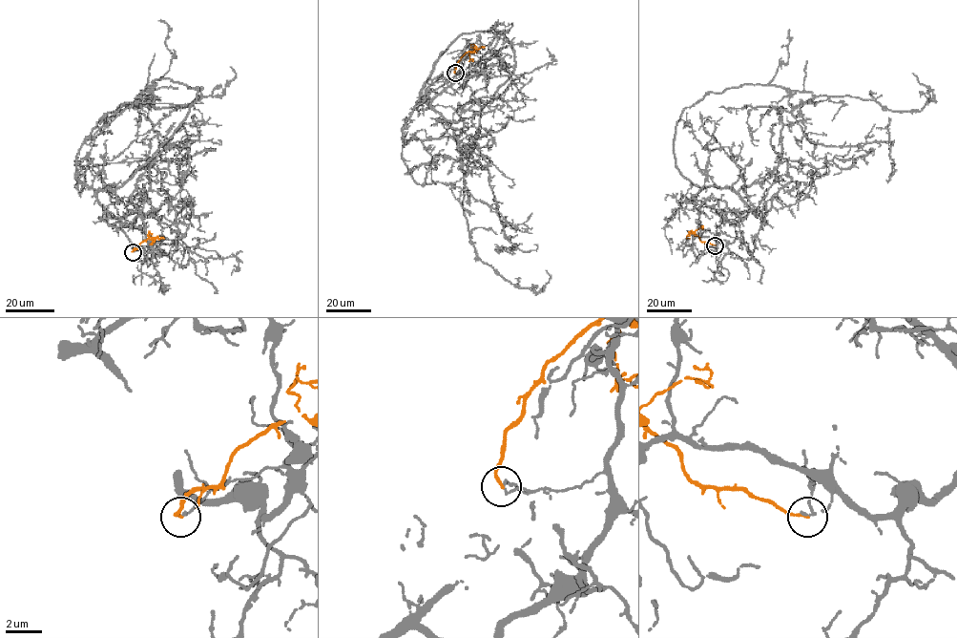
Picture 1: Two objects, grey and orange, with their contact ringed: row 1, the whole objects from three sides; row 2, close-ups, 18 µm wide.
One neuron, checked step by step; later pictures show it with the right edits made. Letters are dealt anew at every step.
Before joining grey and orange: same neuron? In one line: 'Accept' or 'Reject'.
Reject

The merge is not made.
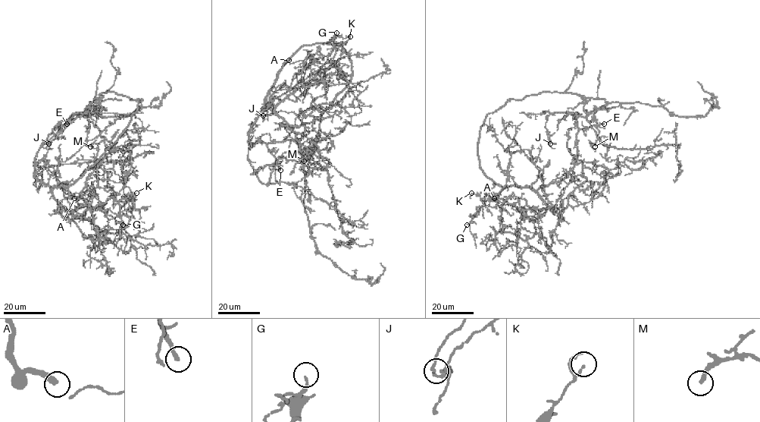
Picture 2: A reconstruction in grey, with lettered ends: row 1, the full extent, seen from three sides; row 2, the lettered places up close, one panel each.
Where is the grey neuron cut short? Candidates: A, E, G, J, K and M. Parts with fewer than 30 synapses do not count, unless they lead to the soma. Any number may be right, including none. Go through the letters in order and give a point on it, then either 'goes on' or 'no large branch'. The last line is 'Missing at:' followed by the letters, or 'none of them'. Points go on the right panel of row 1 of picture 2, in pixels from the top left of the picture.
A: (494, 198) | goes on
E: (604, 124) | goes on
G: (467, 225) | goes on
J: (550, 143) | no large branch
K: (471, 193) | no large branch
M: (595, 146) | no large branch
Missing at: A, E, G

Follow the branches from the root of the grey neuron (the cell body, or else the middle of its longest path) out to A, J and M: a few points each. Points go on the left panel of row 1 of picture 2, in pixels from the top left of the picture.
A: (35, 166), (35, 176), (51, 190), (64, 187), (69, 195), (74, 198)
J: (35, 166), (36, 152), (52, 130), (73, 113), (82, 114), (56, 133), (48, 143)
M: (35, 166), (36, 152), (52, 130), (75, 114), (82, 114), (98, 128), (104, 139), (90, 146)

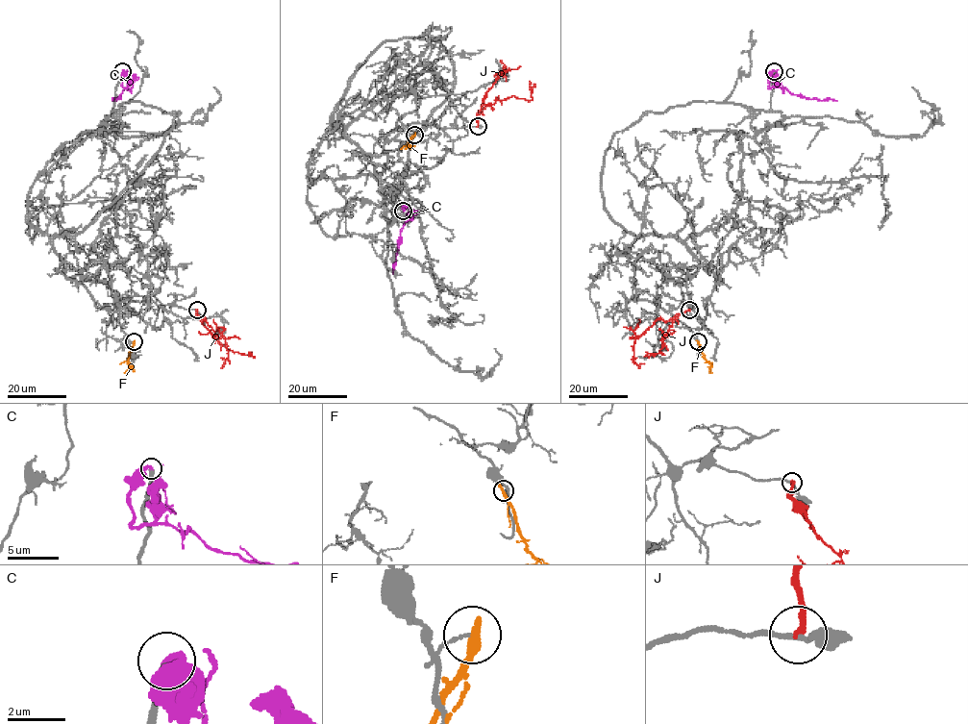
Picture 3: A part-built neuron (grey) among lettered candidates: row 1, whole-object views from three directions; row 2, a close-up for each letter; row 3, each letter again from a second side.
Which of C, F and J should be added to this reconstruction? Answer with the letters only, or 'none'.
C

